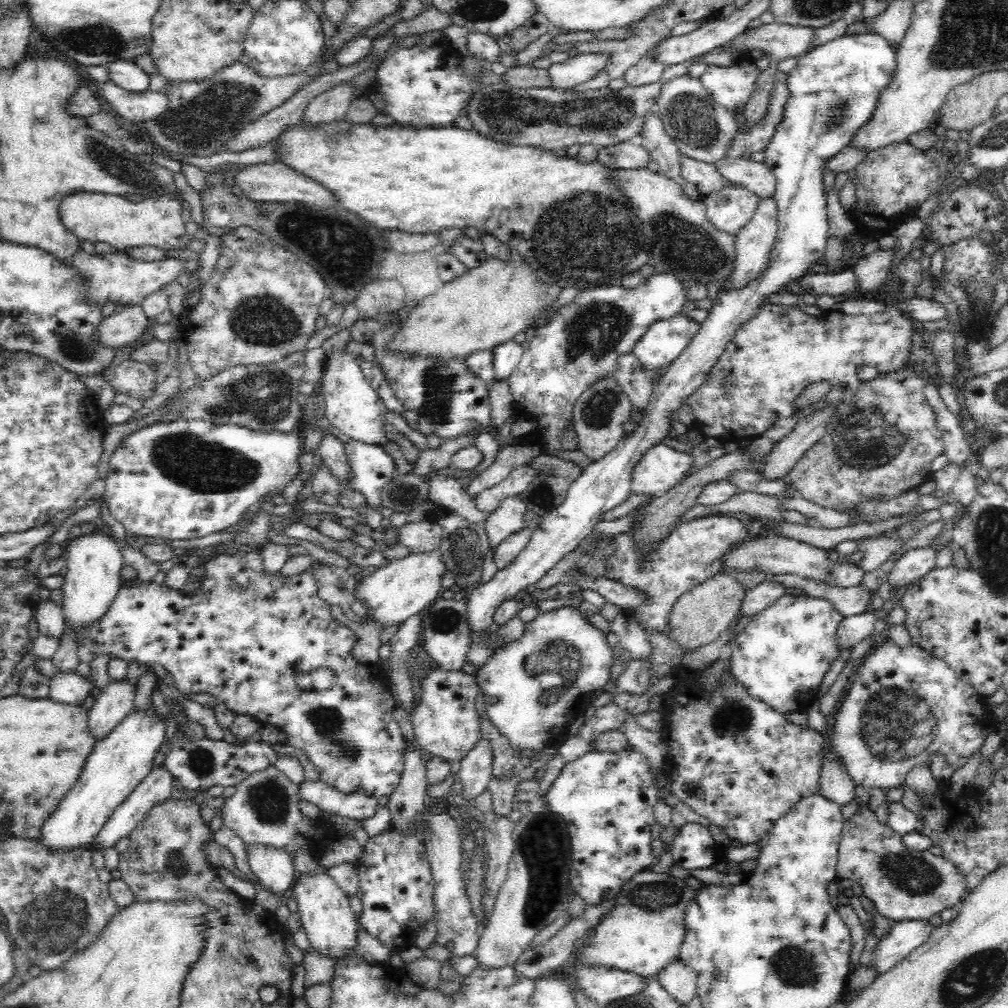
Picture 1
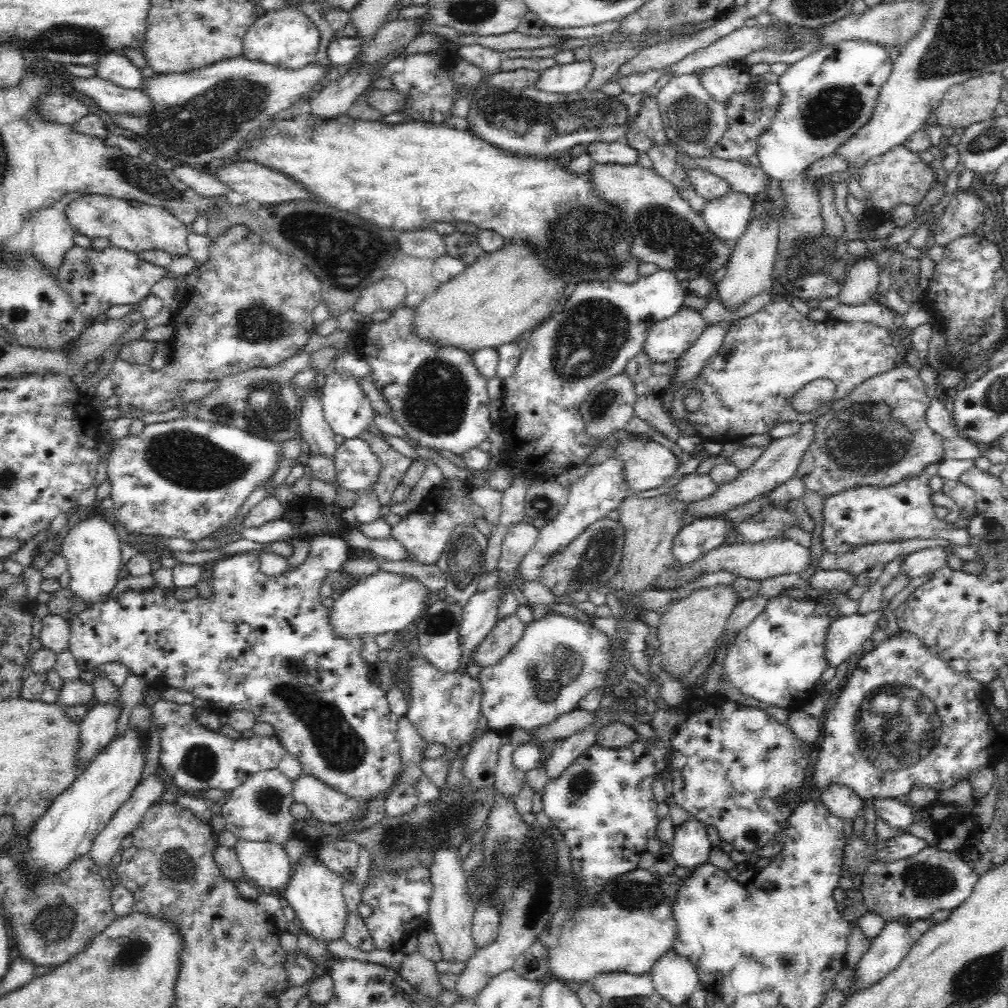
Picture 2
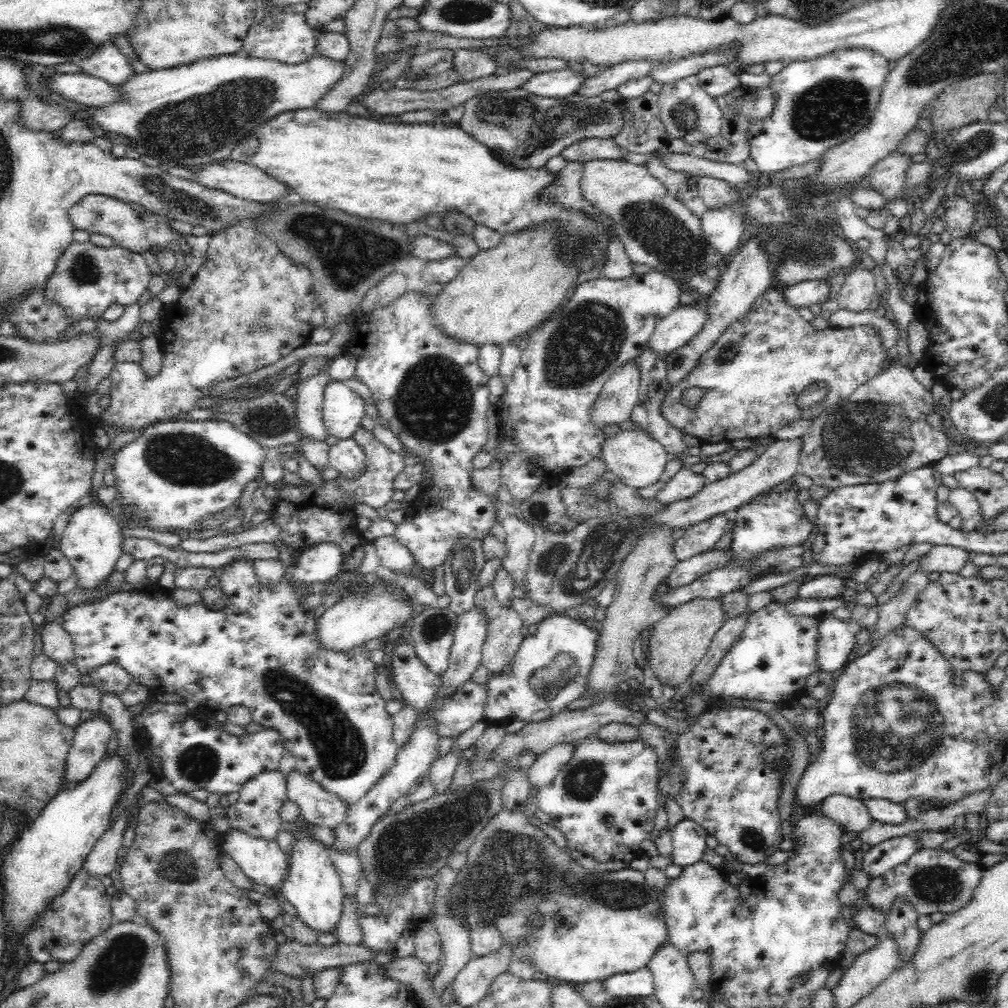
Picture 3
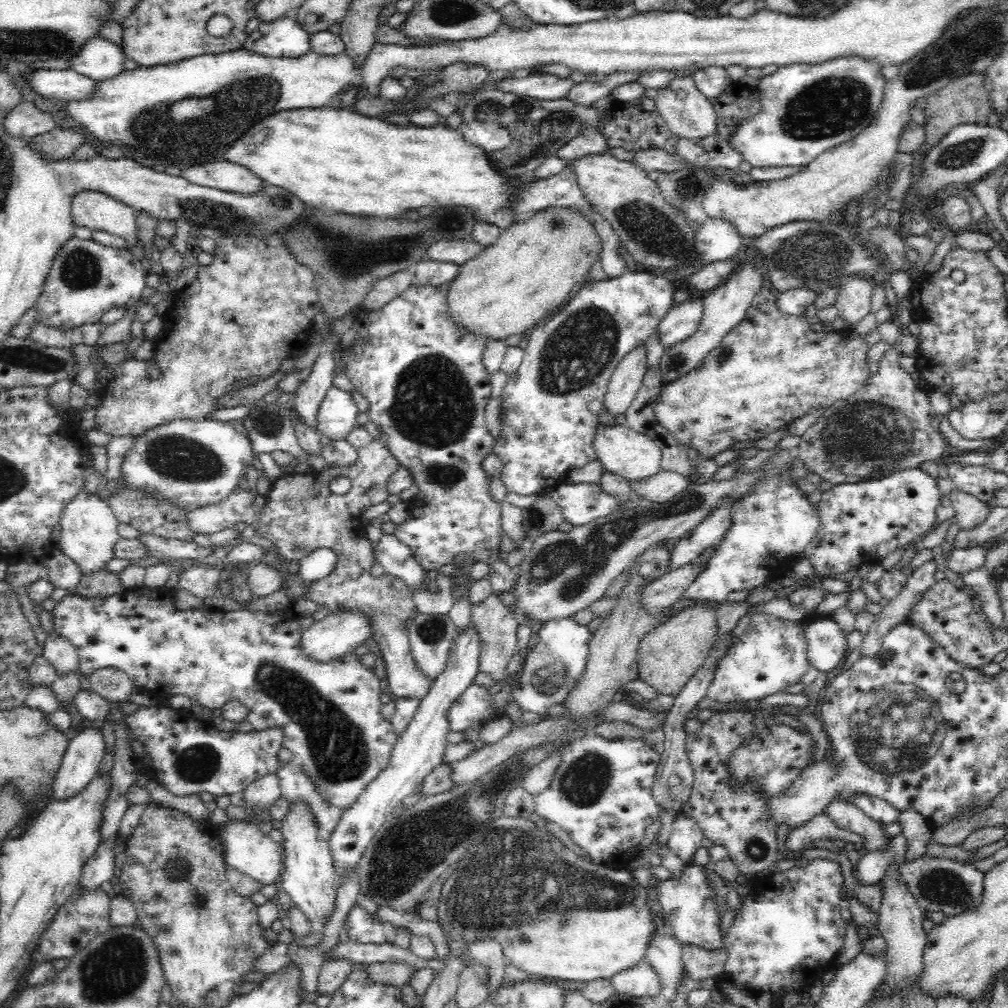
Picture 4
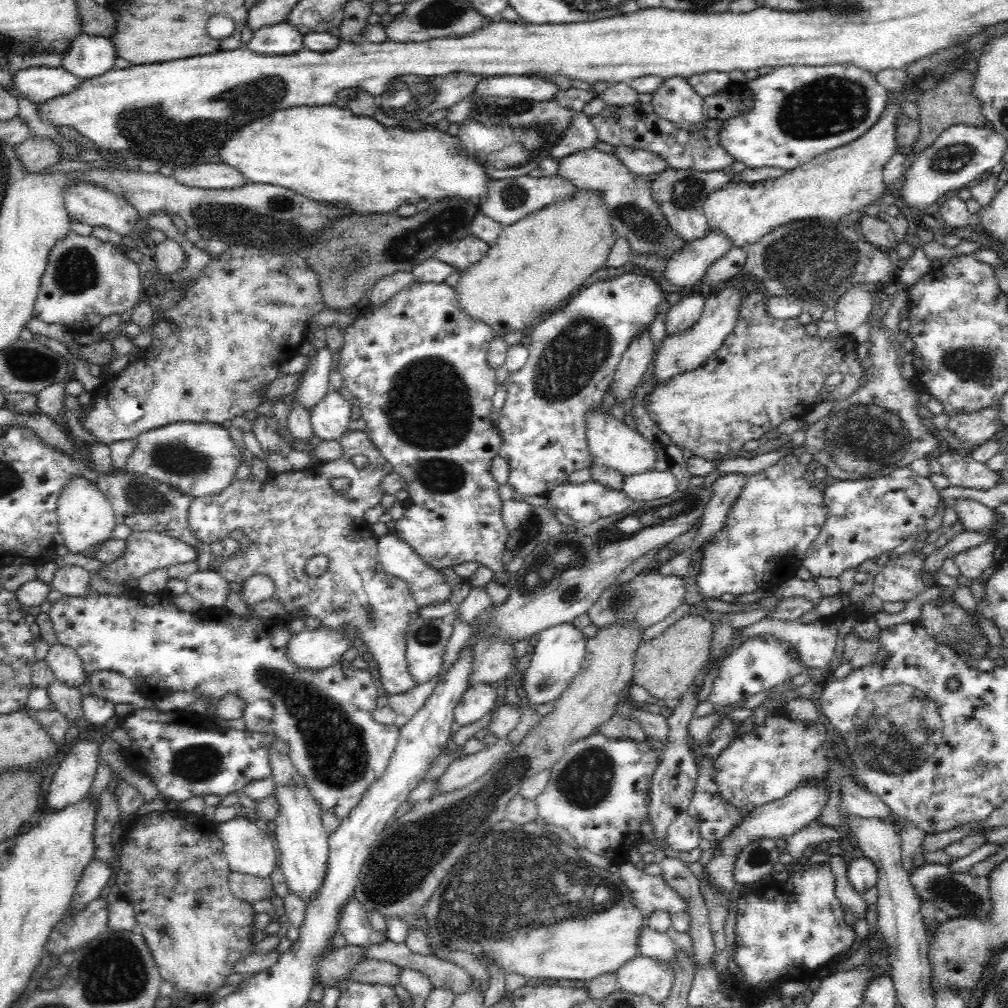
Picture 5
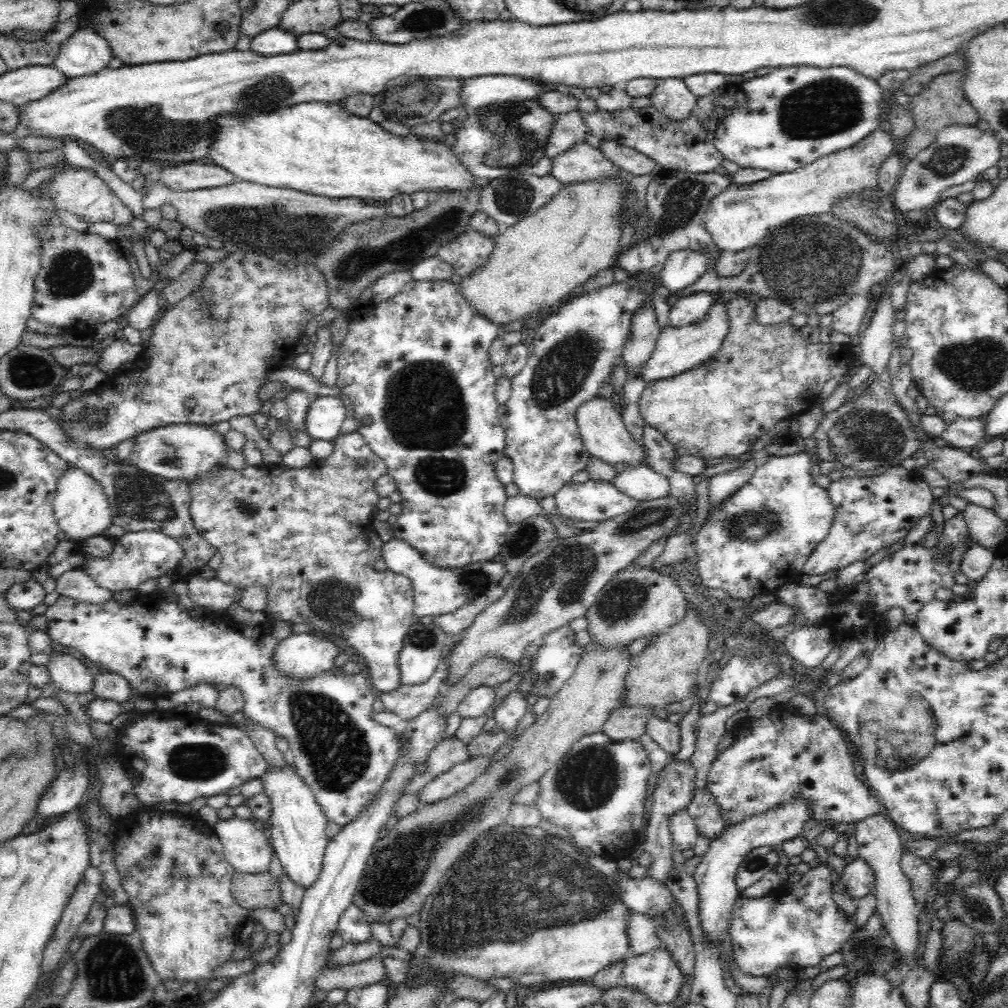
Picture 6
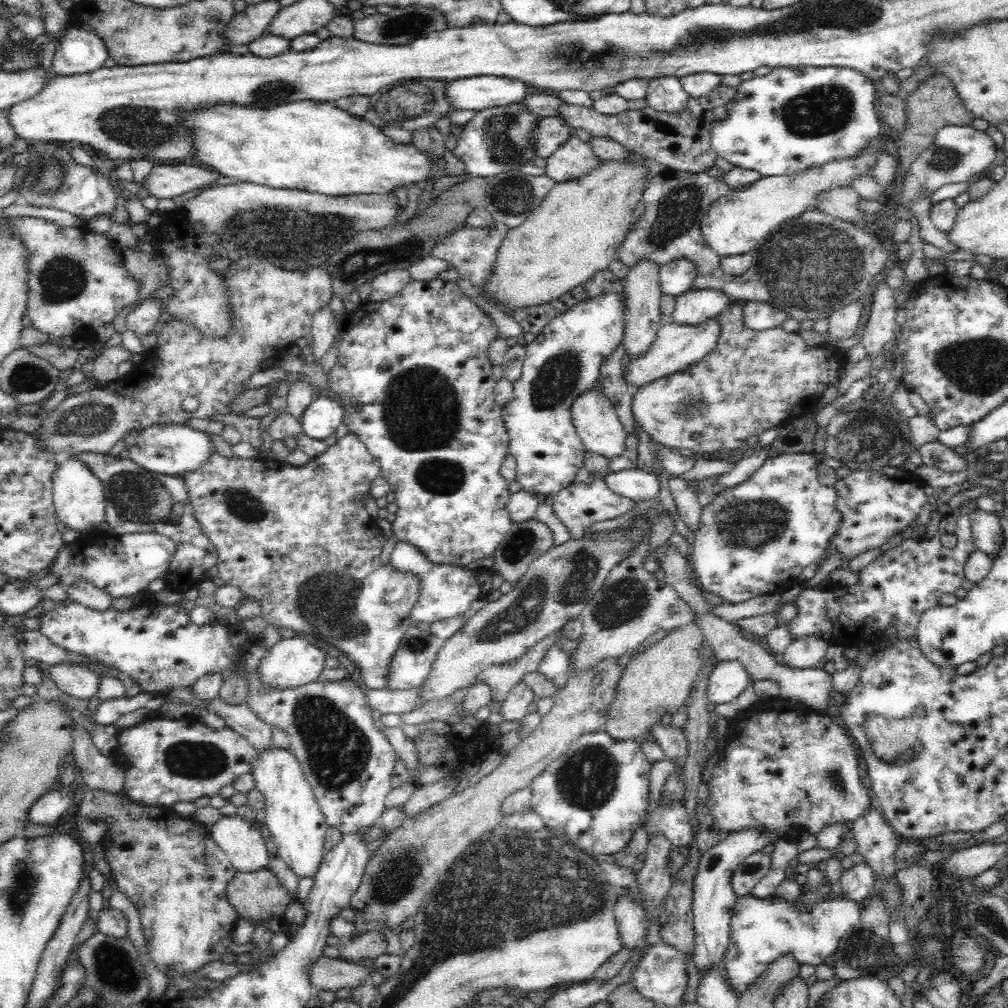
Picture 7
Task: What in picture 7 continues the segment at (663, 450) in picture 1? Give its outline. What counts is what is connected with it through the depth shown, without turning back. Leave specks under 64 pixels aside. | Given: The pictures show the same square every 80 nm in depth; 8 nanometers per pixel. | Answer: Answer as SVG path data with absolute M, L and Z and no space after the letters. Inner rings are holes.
M590 389L580 394L579 398L572 402L571 421L585 449L590 453L610 459L624 450L624 441L628 436L619 421L619 415L614 410L614 405L601 392Z

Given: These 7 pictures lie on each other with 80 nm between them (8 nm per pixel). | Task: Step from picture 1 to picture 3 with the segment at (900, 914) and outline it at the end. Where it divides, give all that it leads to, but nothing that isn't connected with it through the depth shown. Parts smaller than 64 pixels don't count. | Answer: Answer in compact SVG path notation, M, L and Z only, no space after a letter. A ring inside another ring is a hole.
M920 848L914 859L903 862L884 874L874 876L870 886L867 886L865 900L868 906L882 913L890 912L894 902L903 898L916 909L917 914L930 915L932 912L941 911L949 915L964 908L972 900L983 871L977 863L966 864L958 860L951 850Z

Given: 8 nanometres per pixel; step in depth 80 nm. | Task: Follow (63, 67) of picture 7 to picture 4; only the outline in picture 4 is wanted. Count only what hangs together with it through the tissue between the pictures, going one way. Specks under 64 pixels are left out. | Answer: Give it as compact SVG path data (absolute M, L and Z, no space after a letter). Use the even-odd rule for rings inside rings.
M88 38L83 50L68 61L69 69L83 74L96 82L114 79L123 72L122 63L126 56L120 45L102 38Z

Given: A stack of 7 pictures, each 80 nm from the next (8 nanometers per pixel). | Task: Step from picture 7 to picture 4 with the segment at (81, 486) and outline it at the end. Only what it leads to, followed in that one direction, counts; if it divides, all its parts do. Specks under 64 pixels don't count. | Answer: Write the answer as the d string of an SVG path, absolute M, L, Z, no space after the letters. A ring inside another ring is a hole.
M80 492L75 498L72 498L71 502L64 504L59 520L60 542L57 548L65 556L70 556L84 575L101 571L104 564L115 556L113 551L115 543L119 540L116 528L118 524L118 519L102 493Z

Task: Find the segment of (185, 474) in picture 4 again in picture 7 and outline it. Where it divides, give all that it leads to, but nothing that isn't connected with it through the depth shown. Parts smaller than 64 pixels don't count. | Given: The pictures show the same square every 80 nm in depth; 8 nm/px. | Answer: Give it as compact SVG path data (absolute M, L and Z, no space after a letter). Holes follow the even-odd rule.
M154 424L142 428L136 437L136 442L126 448L126 456L153 473L174 476L182 473L192 473L206 464L214 450L214 442L200 430L186 428L183 424Z

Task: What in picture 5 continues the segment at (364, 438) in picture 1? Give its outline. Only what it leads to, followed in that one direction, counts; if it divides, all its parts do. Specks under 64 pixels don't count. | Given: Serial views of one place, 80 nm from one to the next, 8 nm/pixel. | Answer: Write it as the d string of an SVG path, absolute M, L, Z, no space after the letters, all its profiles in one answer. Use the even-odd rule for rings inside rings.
M329 390L320 402L310 408L312 433L322 441L338 440L347 432L352 401L344 399L337 391Z

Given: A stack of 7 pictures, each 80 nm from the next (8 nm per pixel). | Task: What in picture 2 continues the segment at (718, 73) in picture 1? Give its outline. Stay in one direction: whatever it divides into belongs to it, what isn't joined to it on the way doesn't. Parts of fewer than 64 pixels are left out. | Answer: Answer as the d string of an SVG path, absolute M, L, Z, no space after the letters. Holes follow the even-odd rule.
M728 65L714 66L698 74L701 86L716 102L724 105L735 93L744 93L750 87L750 74Z

